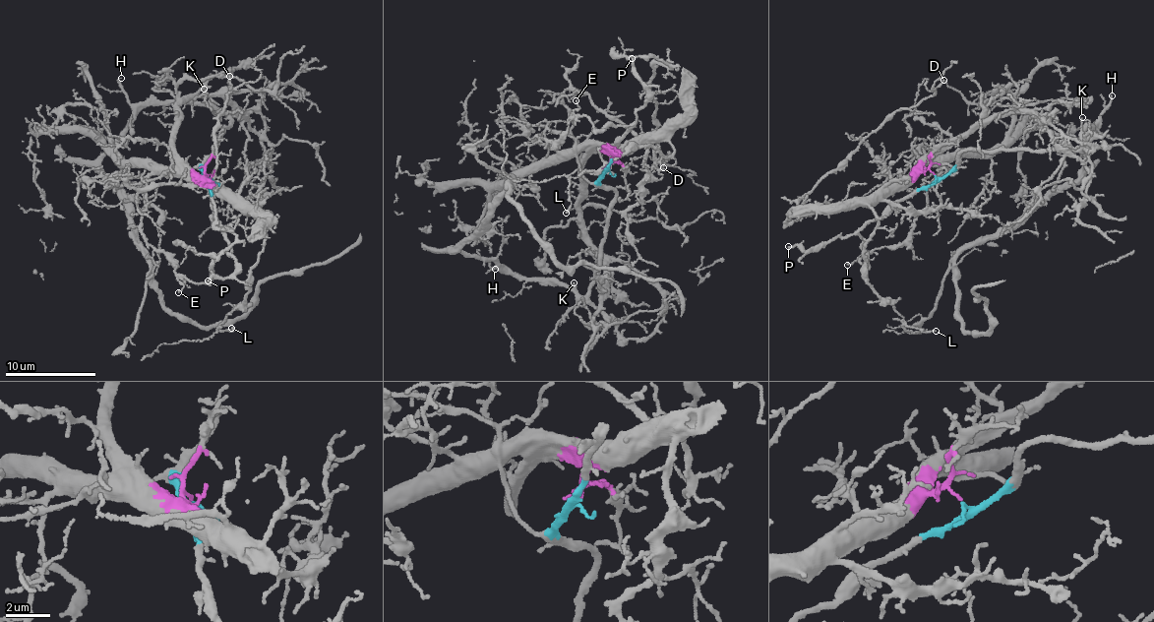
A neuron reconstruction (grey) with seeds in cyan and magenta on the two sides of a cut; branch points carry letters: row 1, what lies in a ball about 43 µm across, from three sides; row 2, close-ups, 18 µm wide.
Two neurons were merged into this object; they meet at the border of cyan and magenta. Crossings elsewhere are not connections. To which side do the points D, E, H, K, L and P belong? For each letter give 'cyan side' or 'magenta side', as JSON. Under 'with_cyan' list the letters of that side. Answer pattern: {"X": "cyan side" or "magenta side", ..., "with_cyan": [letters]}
{"D": "magenta side", "E": "cyan side", "H": "cyan side", "K": "cyan side", "L": "magenta side", "P": "cyan side", "with_cyan": ["E", "H", "K", "P"]}

